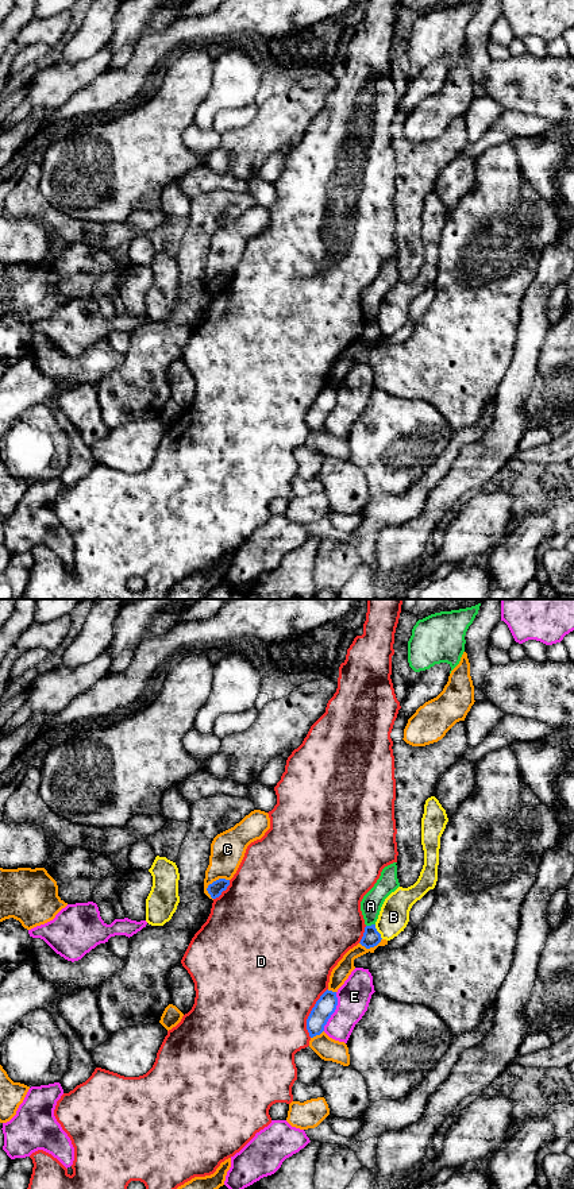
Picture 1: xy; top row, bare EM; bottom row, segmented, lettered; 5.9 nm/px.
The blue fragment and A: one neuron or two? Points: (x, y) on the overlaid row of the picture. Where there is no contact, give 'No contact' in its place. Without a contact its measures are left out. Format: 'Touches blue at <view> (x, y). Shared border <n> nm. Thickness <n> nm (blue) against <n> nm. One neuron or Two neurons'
Touches blue at xy (372, 925). Shared border 60 nm. Thickness 100 nm (blue) against 130 nm. Two neurons

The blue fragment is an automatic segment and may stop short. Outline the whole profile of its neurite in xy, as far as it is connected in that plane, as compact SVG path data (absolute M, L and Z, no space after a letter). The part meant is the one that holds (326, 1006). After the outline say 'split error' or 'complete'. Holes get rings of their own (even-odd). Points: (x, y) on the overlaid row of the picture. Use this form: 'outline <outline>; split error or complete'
outline M327 989L316 1001L307 1019L307 1030L311 1038L320 1035L324 1031L324 1026L327 1024L331 1015L335 1012L336 1005L336 992Z; complete

